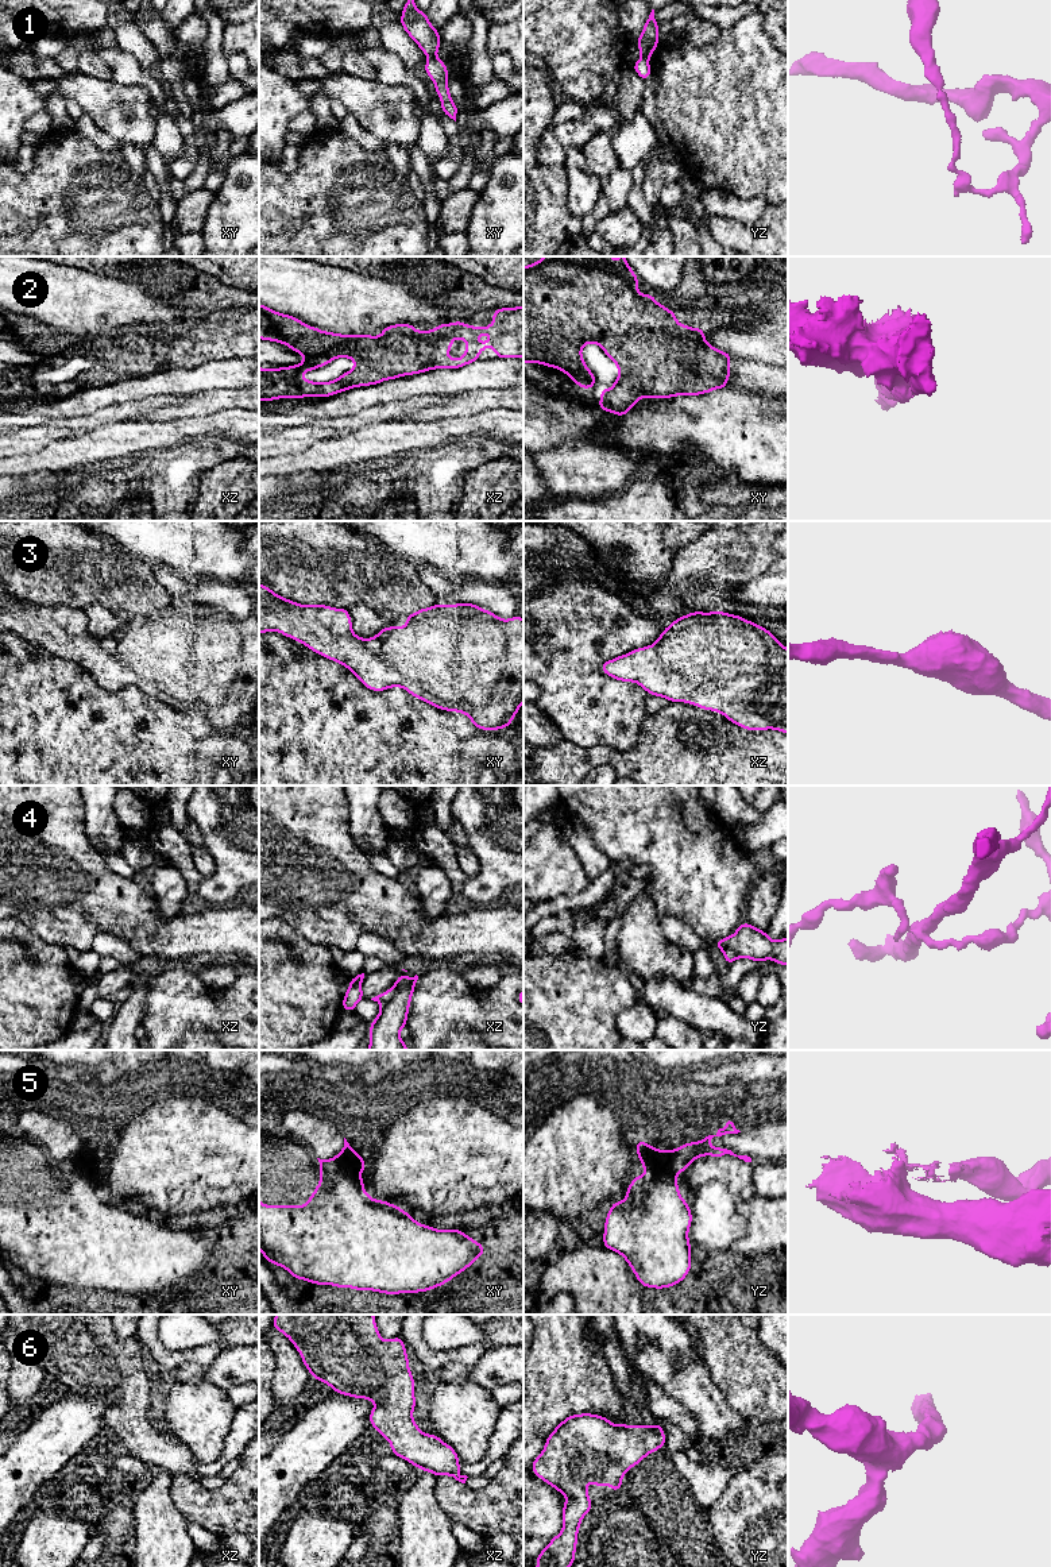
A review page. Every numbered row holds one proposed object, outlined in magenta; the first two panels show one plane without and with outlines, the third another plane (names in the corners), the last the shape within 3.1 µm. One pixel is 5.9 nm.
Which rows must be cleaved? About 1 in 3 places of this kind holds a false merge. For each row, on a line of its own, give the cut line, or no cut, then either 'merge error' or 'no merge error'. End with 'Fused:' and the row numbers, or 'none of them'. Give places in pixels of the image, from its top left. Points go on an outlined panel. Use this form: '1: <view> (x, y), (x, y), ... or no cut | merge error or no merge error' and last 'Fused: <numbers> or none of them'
1: xy (435, 56), (429, 58) | merge error
2: no cut | no merge error
3: no cut | no merge error
4: xz (394, 984), (395, 994), (382, 1004) | merge error
5: xy (320, 1161), (333, 1161), (351, 1184), (359, 1187), (364, 1193) | merge error
6: no cut | no merge error
Fused: 1, 4, 5

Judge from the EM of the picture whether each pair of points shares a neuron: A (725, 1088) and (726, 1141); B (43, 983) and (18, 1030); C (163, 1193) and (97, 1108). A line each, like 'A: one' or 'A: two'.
A: two
B: one
C: two

